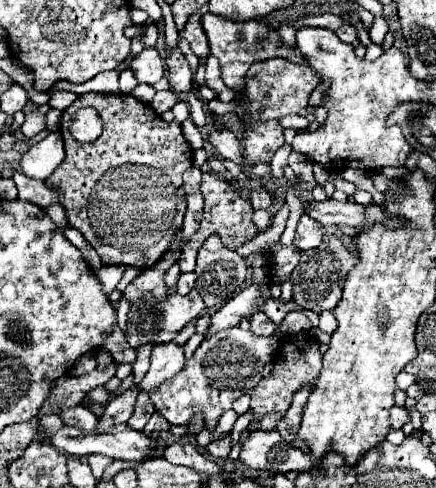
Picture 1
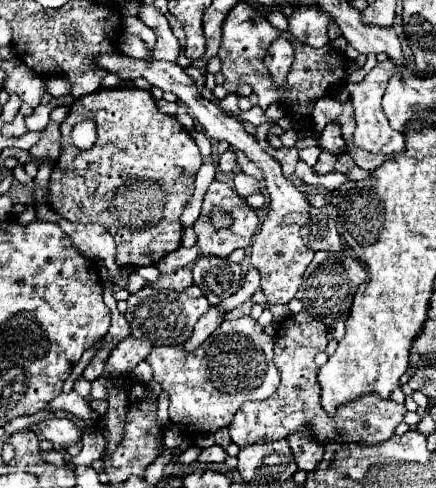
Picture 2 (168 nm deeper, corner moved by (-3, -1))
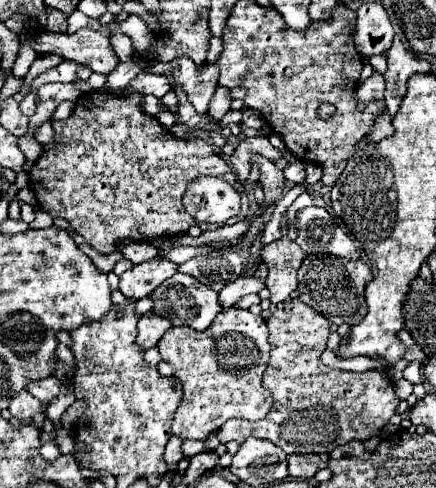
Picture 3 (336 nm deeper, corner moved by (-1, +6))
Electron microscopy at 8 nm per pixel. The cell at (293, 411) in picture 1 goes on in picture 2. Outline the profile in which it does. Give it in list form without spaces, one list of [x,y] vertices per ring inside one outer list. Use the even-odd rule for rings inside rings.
[[[309,430],[295,432],[287,438],[291,452],[295,456],[295,464],[303,472],[313,472],[317,464],[323,460],[323,446],[313,440],[313,434]]]

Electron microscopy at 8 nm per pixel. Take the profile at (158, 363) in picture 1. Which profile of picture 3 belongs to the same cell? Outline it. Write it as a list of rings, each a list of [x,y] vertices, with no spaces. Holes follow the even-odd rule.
[[[239,277],[219,293],[219,305],[221,309],[231,309],[239,299],[243,299],[249,293],[259,293],[263,287],[265,283],[257,281],[255,277]]]

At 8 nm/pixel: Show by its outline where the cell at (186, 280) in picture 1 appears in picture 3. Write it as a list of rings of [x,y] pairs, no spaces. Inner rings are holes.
[[[155,257],[141,265],[133,265],[133,269],[125,271],[119,277],[119,289],[129,299],[143,299],[161,285],[165,279],[177,273],[177,263],[169,261],[167,257]]]

